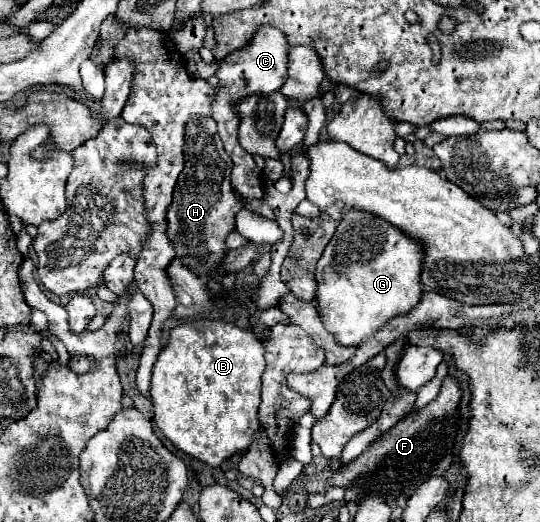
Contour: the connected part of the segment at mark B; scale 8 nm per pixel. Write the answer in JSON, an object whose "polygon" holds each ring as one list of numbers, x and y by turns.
{"polygon":[[224,320,180,324,170,332,152,368,154,422,178,450,208,466,220,466,236,452,246,450,260,428,258,406,264,370,264,346,254,332]]}

